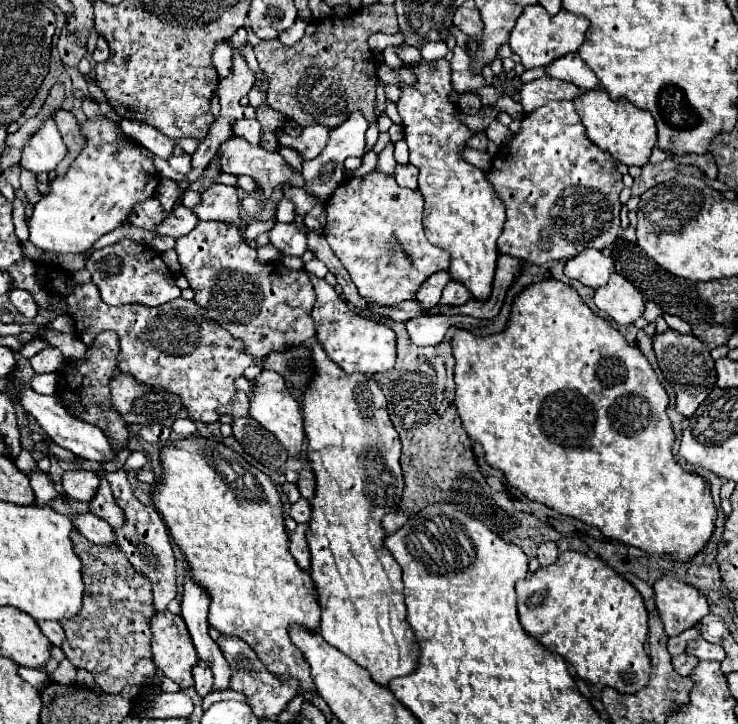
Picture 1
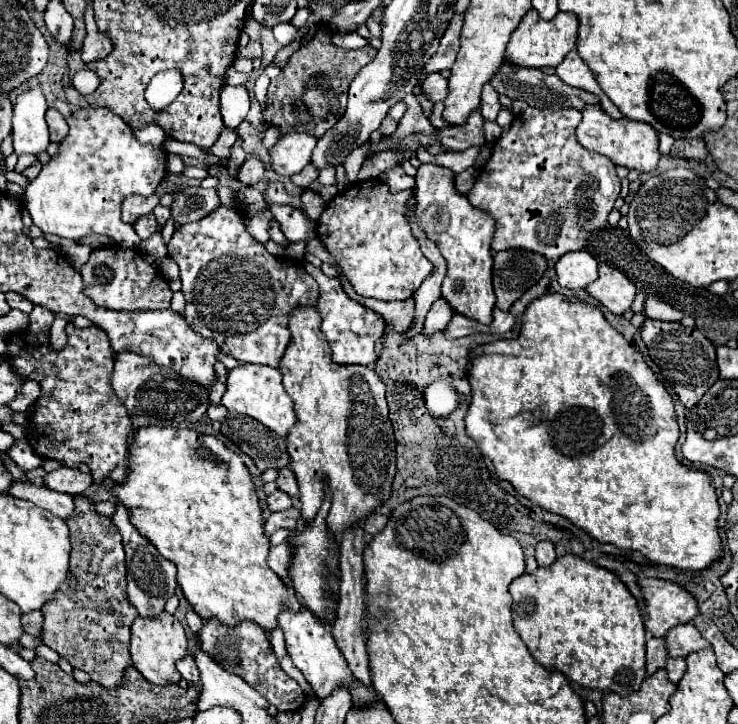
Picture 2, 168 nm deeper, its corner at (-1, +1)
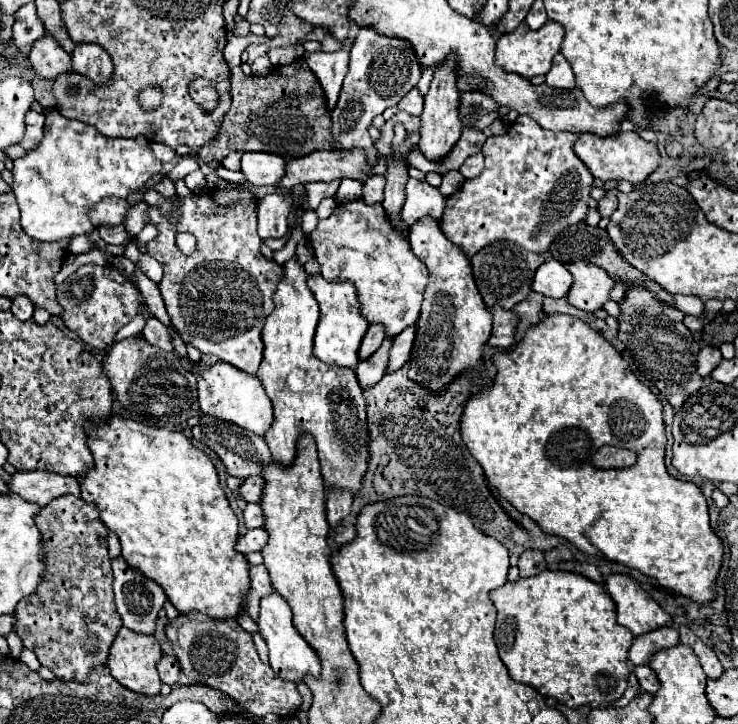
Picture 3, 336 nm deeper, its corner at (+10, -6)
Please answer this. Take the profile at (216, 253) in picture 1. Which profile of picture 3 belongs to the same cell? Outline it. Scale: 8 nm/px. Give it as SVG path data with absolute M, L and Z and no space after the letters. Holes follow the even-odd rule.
M233 184L233 188L191 194L185 198L177 196L177 202L179 210L171 224L159 214L155 206L149 206L149 222L159 228L159 234L155 240L147 242L149 256L163 266L163 280L159 282L159 288L171 324L177 328L185 344L195 346L201 354L213 354L247 374L255 374L263 360L261 328L265 324L265 318L275 308L273 292L277 290L277 284L283 276L283 266L267 260L259 250L261 238L257 234L257 198L247 190L247 184ZM177 232L191 232L197 238L197 250L191 256L185 256L177 248Z

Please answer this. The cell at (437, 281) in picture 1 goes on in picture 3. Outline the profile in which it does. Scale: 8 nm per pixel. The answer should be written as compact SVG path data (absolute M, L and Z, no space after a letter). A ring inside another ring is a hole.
M373 324L373 326L367 330L367 334L365 334L363 342L361 342L359 358L361 358L361 360L369 358L369 356L381 346L383 338L385 338L385 328L381 328L381 324Z

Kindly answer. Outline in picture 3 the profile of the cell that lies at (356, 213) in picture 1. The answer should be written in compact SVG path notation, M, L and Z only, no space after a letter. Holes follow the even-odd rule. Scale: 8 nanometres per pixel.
M353 200L339 204L333 214L325 220L319 220L317 228L309 234L313 254L321 266L321 276L327 280L353 282L357 288L357 298L361 304L361 314L369 324L381 322L387 326L389 336L401 334L407 326L415 324L421 310L423 290L427 286L427 268L417 260L409 248L409 242L403 240L387 222L385 210L381 204L365 204L363 200Z

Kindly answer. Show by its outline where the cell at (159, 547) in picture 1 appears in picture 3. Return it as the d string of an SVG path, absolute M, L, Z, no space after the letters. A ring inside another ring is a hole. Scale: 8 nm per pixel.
M123 556L115 558L111 562L113 566L113 592L115 592L115 604L117 604L117 612L121 614L121 620L127 628L135 630L135 632L143 632L143 634L153 634L155 632L155 620L157 620L157 612L163 608L163 602L167 600L165 592L159 588L159 584L155 580L147 580L145 574L137 572L135 568L131 568Z

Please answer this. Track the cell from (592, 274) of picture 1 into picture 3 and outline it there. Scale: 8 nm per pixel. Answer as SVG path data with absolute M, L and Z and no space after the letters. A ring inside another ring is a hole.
M555 258L543 262L533 278L533 290L549 298L567 296L571 286L573 286L573 274L567 272L567 266Z

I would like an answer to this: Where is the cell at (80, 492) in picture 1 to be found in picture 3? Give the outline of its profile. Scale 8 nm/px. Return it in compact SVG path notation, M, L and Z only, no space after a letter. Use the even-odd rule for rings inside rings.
M45 470L15 472L9 482L9 488L21 498L39 506L45 506L51 500L65 494L73 494L73 496L81 494L81 486L77 478L59 476L55 472L45 472Z

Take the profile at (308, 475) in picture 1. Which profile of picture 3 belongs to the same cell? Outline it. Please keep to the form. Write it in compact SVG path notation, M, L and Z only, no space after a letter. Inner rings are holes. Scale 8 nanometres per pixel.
M249 476L243 486L239 488L239 494L247 500L247 502L259 502L261 500L261 492L263 492L265 484L261 476Z

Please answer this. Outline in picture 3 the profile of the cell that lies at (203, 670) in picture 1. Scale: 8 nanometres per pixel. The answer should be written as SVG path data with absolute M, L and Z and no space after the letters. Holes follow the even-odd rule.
M163 656L163 660L157 664L157 670L159 670L159 676L161 676L161 682L163 684L169 684L169 686L175 686L177 684L179 674L181 674L181 668L177 664L177 658Z

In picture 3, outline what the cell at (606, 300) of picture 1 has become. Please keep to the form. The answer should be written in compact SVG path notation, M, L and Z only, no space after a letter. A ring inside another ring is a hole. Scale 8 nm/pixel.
M581 260L569 264L569 272L575 278L567 294L569 304L585 312L597 312L603 308L605 302L611 300L609 294L615 286L615 280L603 268Z

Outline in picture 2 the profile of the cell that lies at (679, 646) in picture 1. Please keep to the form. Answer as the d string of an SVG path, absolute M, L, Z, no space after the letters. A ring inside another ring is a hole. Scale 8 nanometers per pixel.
M648 635L648 643L646 643L646 673L654 675L658 669L666 667L666 649L664 649L664 641L656 639L652 635Z

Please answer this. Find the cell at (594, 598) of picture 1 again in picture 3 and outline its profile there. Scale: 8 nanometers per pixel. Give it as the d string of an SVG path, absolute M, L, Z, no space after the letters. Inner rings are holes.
M543 570L531 578L507 582L489 594L497 608L495 642L499 656L515 682L529 684L543 696L553 696L569 708L591 702L609 706L623 696L629 684L627 652L631 648L633 634L617 624L617 606L601 584L573 572Z

